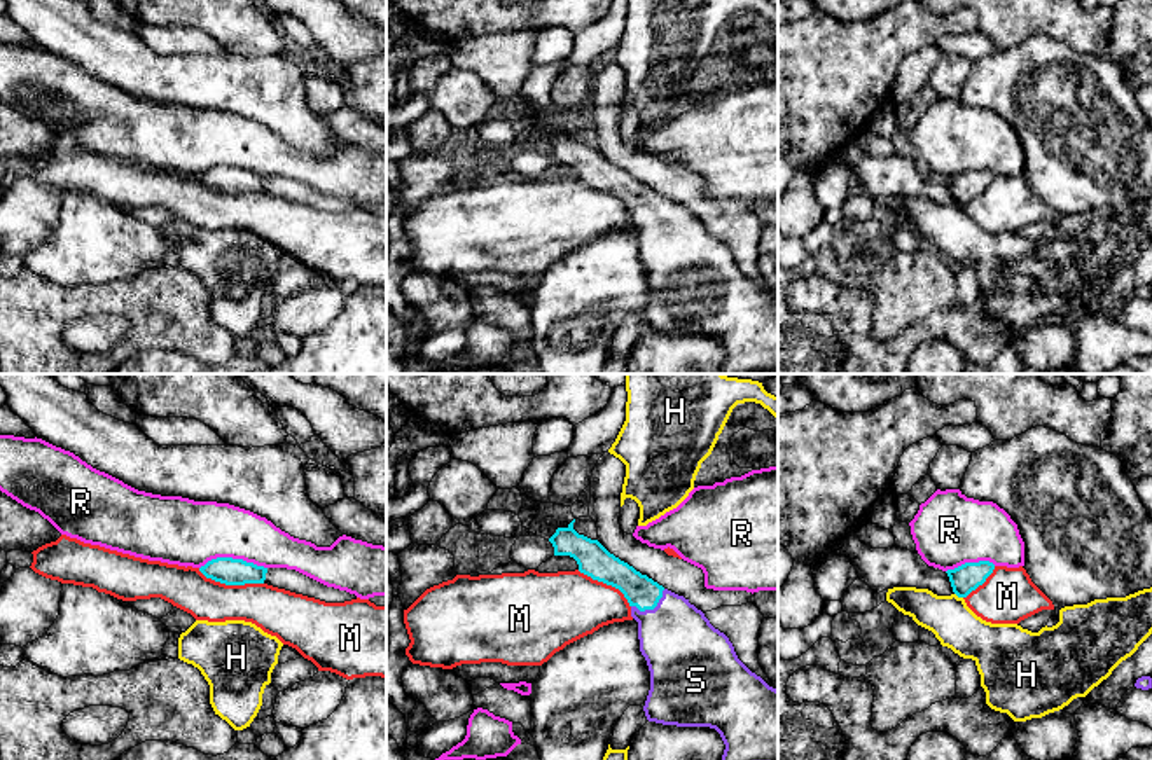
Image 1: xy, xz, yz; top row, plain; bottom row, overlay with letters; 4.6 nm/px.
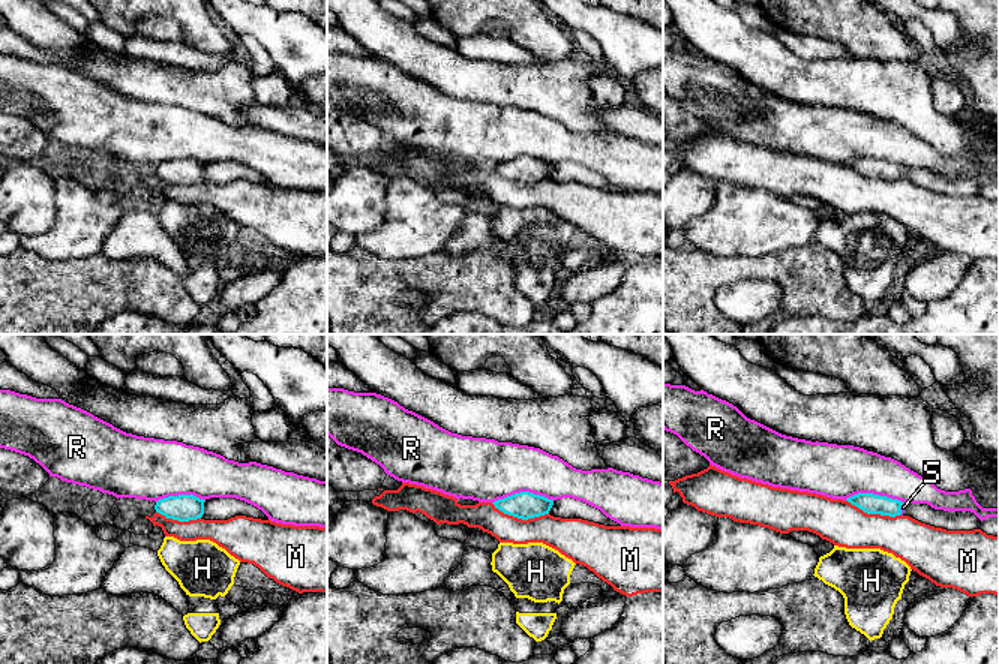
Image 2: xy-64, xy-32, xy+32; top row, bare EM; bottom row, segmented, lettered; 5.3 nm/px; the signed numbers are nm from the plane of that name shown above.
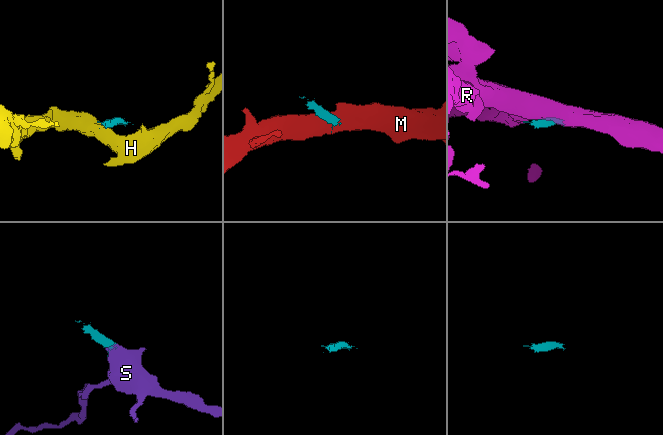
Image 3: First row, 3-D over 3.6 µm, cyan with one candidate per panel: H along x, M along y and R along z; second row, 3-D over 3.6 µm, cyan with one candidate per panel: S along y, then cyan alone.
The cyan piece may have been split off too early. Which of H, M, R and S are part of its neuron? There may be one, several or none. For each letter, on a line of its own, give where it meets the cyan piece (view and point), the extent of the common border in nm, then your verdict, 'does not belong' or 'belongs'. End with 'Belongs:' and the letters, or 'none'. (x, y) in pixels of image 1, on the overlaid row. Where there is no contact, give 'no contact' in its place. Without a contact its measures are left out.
H: contact yz (958, 596); length 50 nm; does not belong
M: contact xy (231, 584); length 320 nm; does not belong
R: contact xy (231, 558); length 320 nm; does not belong
S: contact xz (651, 608); length 180 nm; belongs
Belongs: S

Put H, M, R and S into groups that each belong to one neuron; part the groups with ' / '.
H / M / R / S

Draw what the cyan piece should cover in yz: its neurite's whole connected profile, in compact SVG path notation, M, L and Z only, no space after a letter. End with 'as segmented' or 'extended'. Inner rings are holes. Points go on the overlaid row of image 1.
M989 561L965 563L954 570L947 570L953 592L958 598L967 598L972 591L986 582L993 573L995 564Z | as segmented

